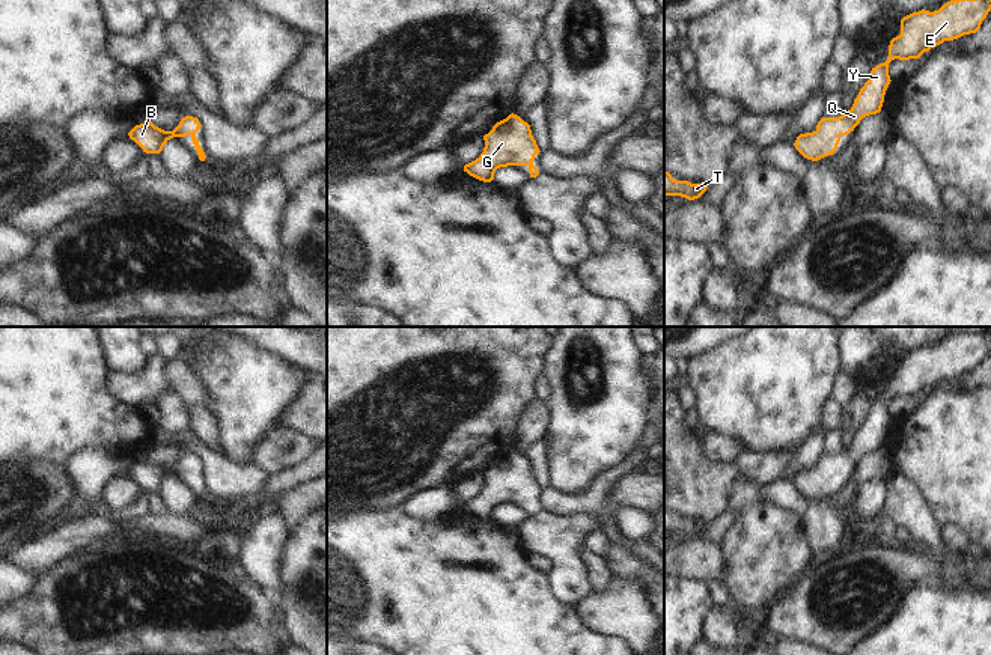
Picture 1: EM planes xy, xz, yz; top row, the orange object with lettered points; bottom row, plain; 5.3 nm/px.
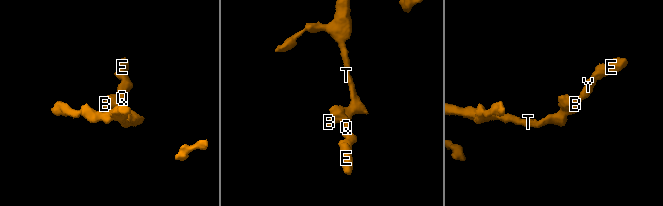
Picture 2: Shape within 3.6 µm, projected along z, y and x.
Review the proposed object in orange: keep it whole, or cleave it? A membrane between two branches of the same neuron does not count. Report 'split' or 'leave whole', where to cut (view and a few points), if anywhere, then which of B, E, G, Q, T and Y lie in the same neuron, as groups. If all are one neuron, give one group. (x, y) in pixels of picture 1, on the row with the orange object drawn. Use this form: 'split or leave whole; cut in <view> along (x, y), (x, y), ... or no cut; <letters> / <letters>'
leave whole; no cut; B E G Q T Y

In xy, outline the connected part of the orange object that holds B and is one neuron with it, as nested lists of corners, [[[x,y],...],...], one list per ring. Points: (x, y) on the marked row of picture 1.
[[[185,116],[173,131],[164,131],[155,126],[151,120],[136,125],[130,133],[130,139],[134,140],[146,154],[160,154],[164,145],[173,137],[190,136],[197,151],[199,160],[205,161],[206,155],[196,139],[196,133],[200,128],[197,117]]]

